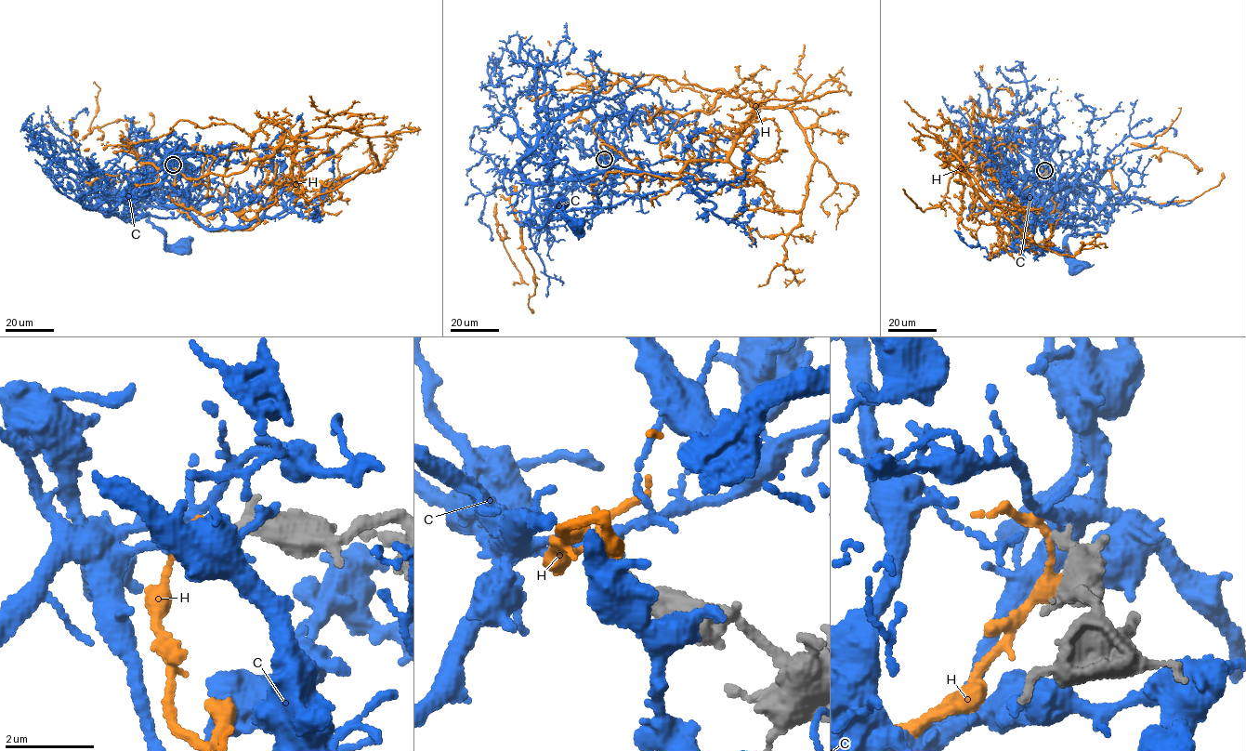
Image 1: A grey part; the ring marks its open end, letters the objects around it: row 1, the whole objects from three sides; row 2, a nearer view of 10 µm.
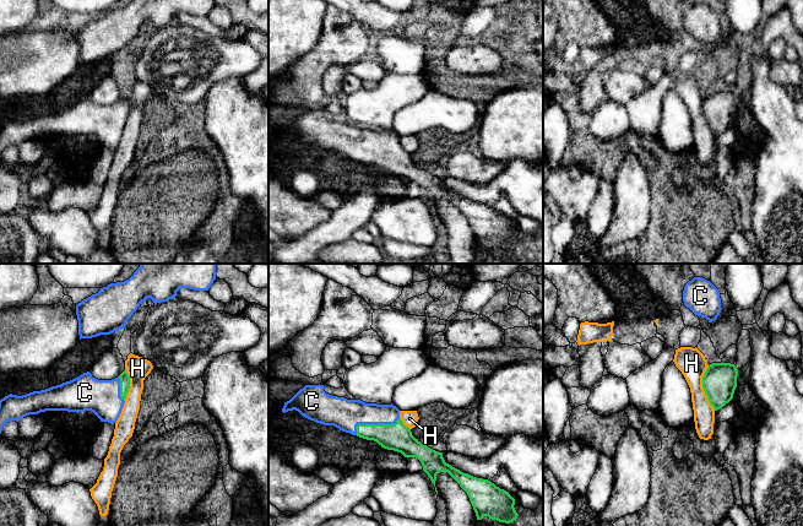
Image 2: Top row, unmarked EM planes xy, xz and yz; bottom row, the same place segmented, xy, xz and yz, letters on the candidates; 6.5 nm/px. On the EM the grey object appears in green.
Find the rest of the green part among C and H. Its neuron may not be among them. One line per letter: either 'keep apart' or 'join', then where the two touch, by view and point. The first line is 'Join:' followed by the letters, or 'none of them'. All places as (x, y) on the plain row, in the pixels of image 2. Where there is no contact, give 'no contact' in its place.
Join: C
C: join; contact xz (373, 150)
H: keep apart; contact yz (703, 113)

